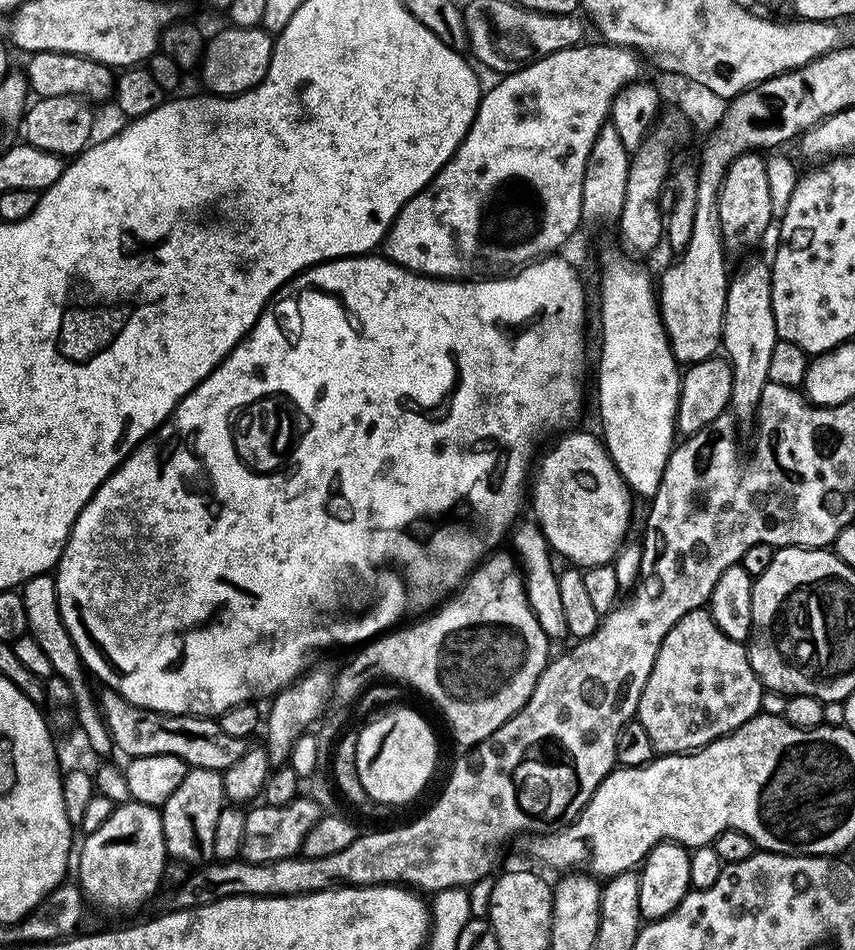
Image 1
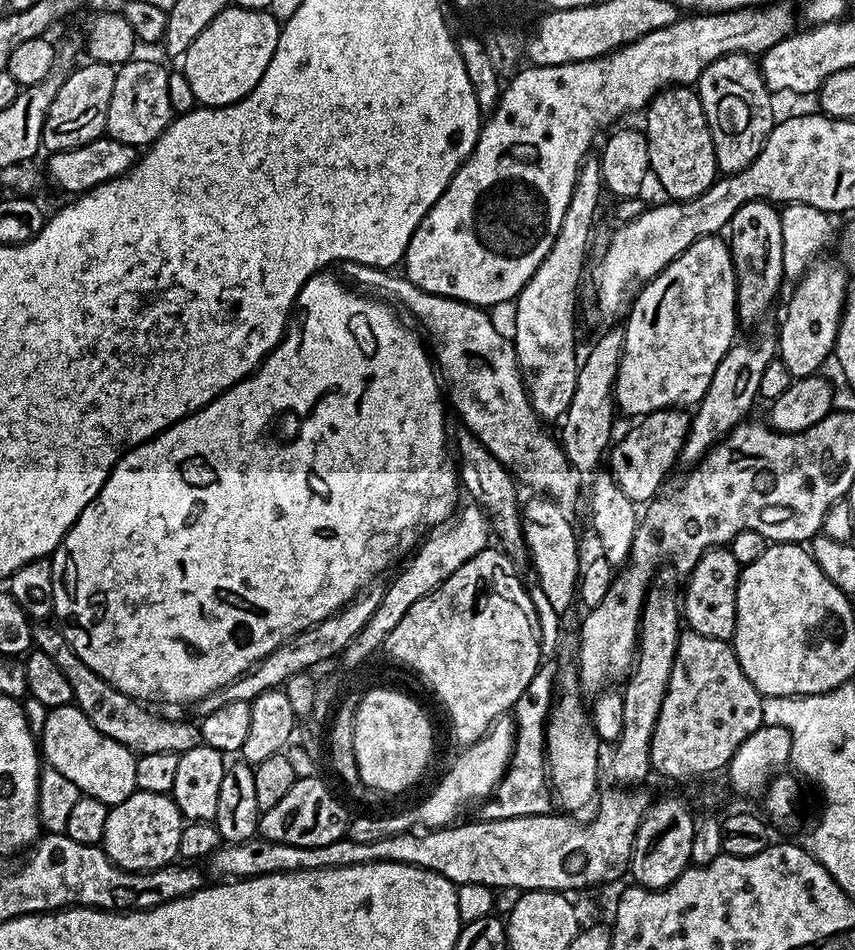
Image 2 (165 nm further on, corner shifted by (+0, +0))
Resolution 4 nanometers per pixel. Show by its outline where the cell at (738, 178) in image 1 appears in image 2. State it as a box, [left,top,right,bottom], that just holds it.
[698,52,778,174]

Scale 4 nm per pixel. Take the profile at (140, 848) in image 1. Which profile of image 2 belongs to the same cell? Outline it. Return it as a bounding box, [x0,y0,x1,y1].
[102,790,185,872]

